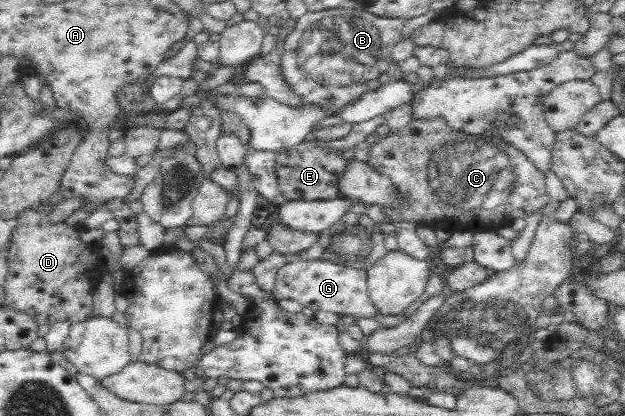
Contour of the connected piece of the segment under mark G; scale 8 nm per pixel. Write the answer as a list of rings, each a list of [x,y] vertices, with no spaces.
[[[297,258],[279,269],[275,281],[274,297],[279,301],[291,299],[297,301],[302,308],[314,312],[325,311],[337,315],[353,315],[354,318],[373,319],[378,314],[369,298],[367,290],[367,273],[365,270],[354,269],[325,260],[304,261]]]

